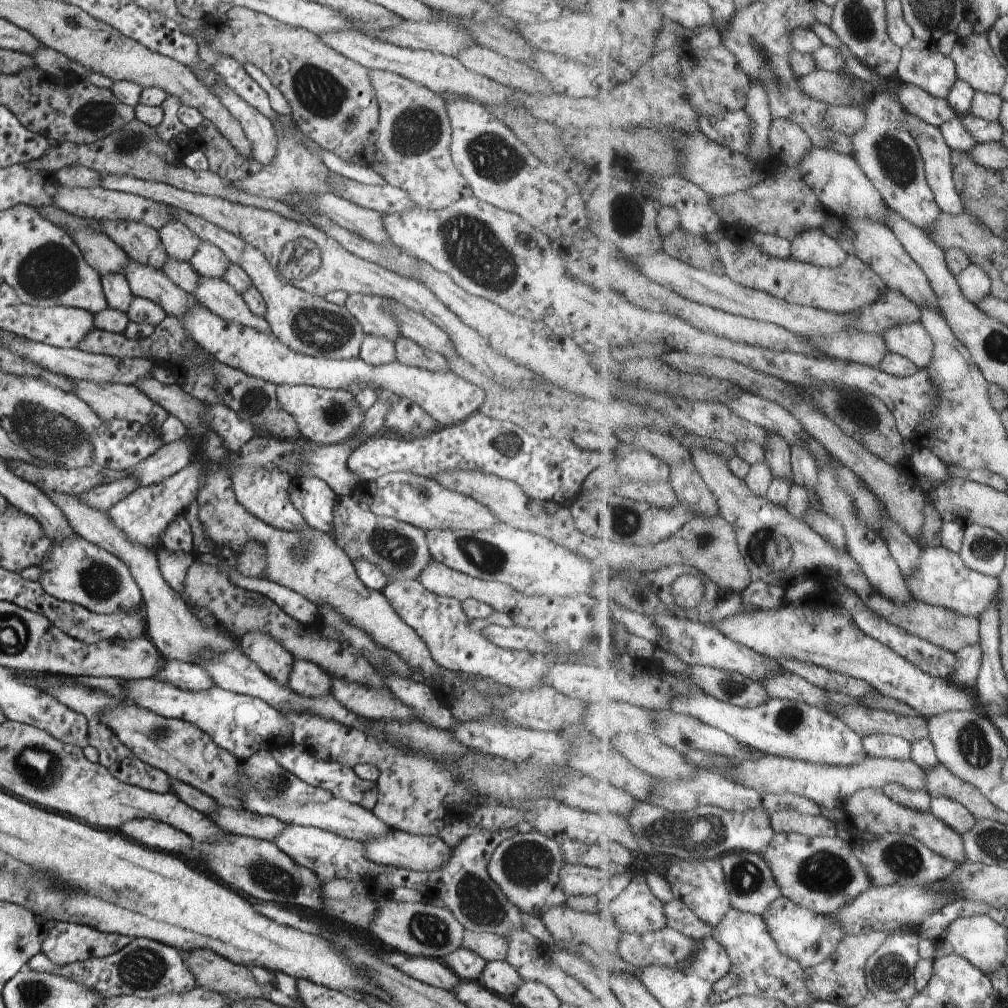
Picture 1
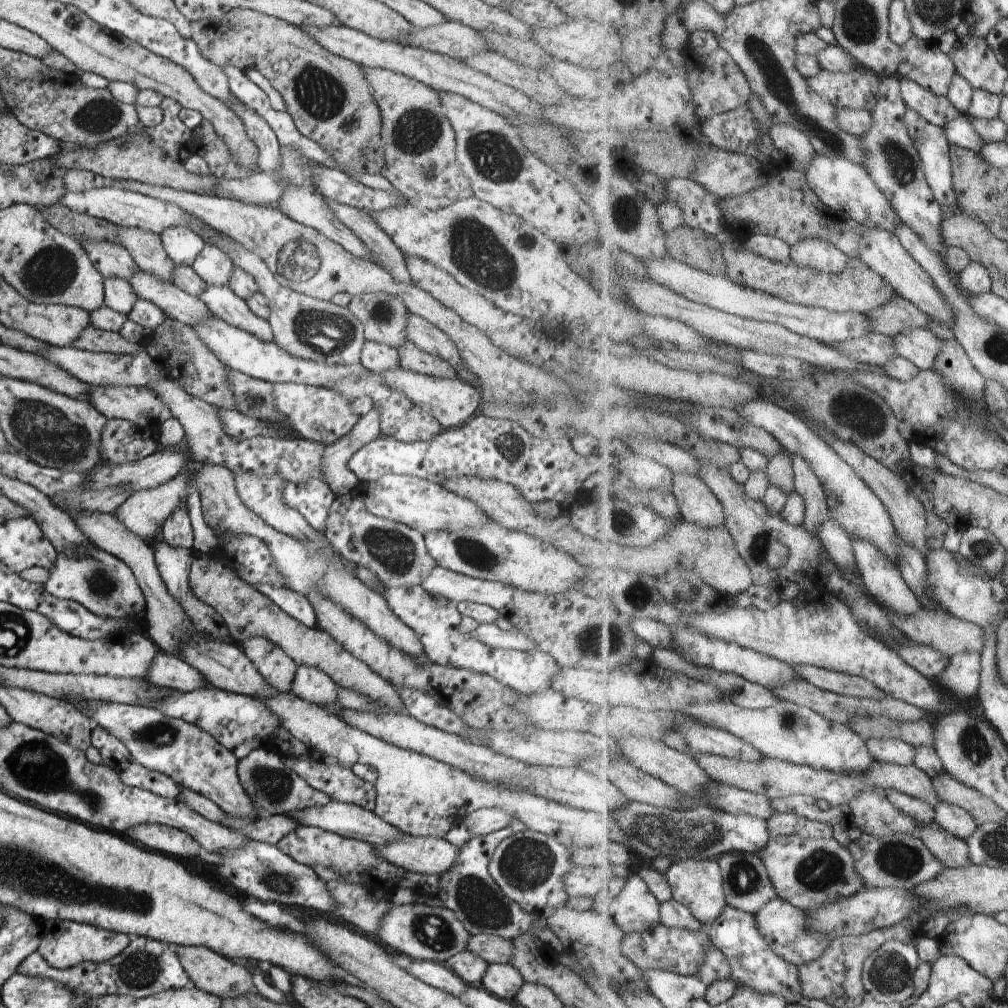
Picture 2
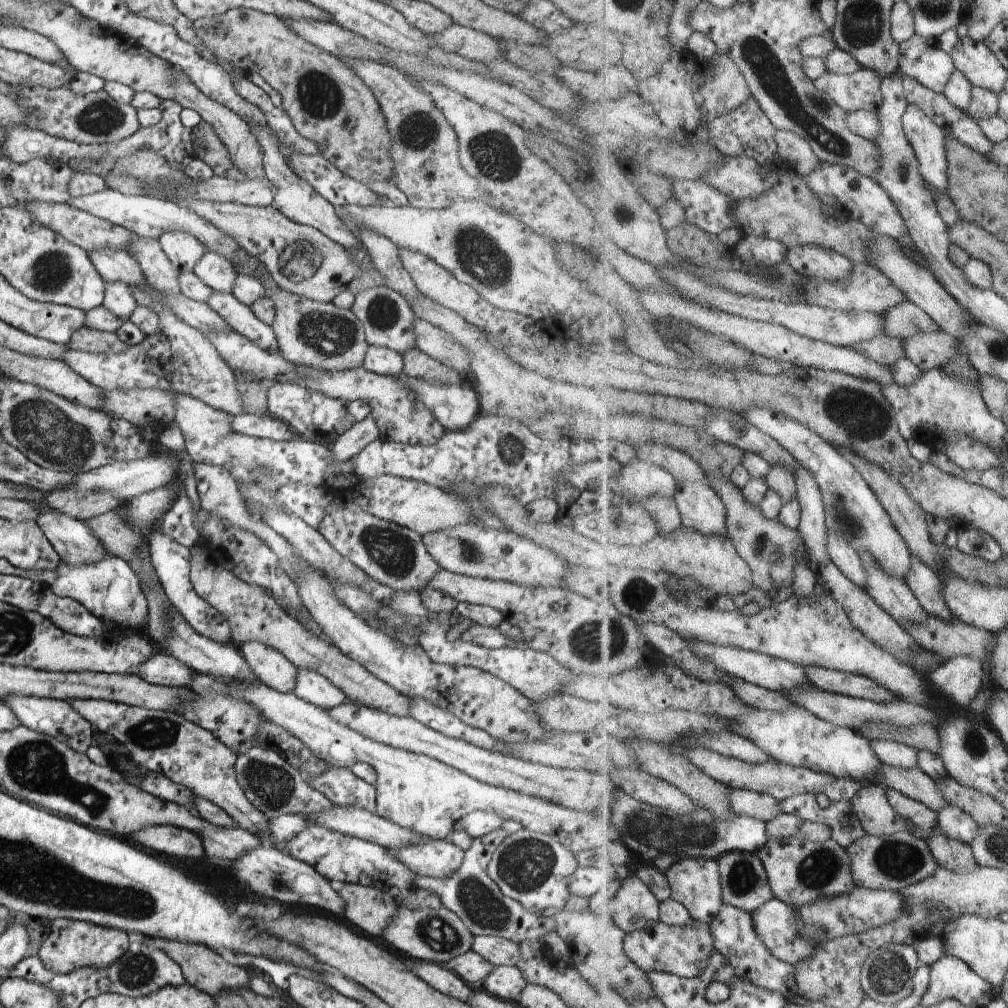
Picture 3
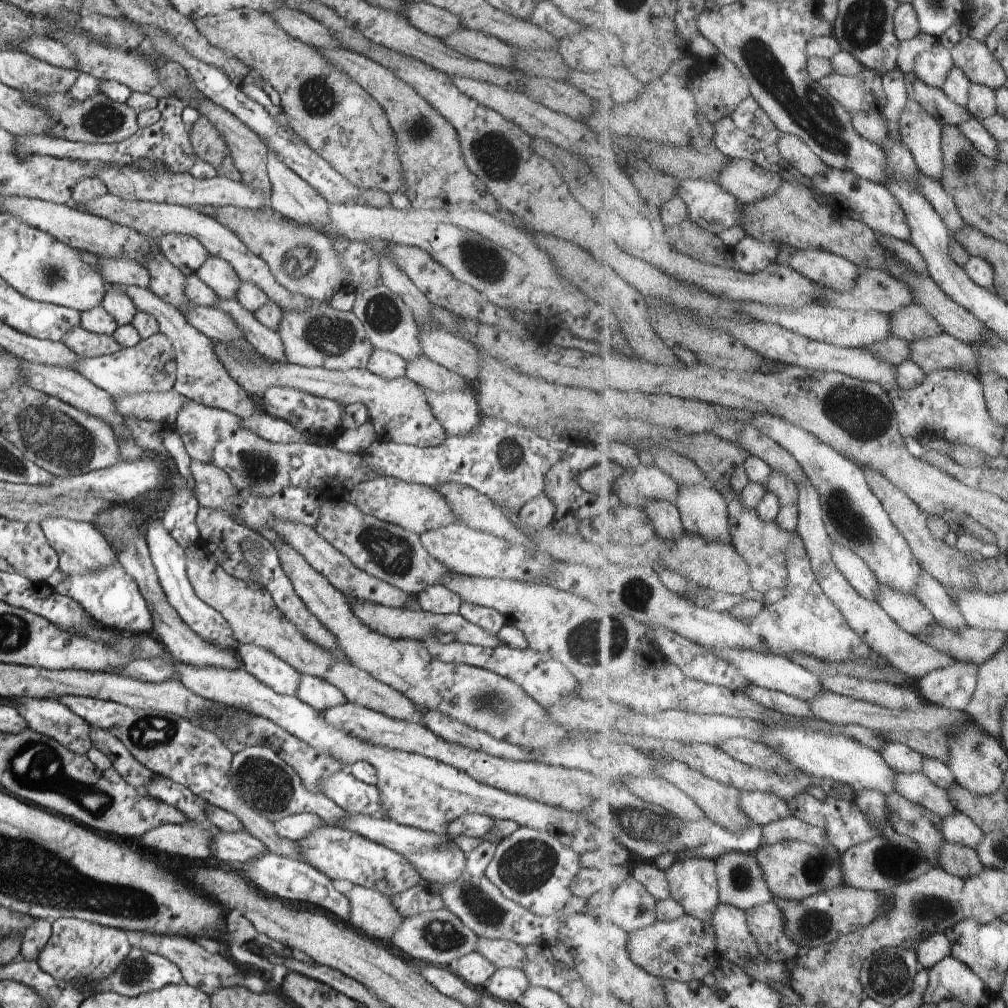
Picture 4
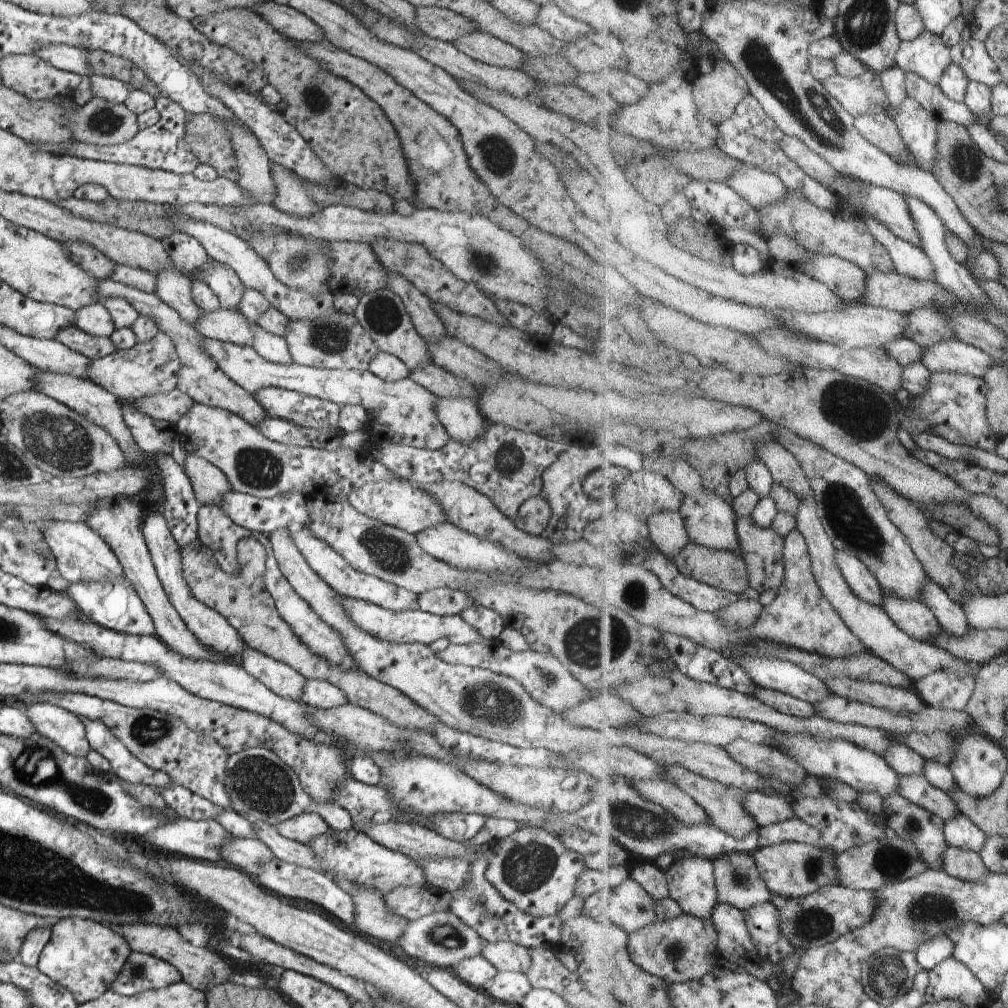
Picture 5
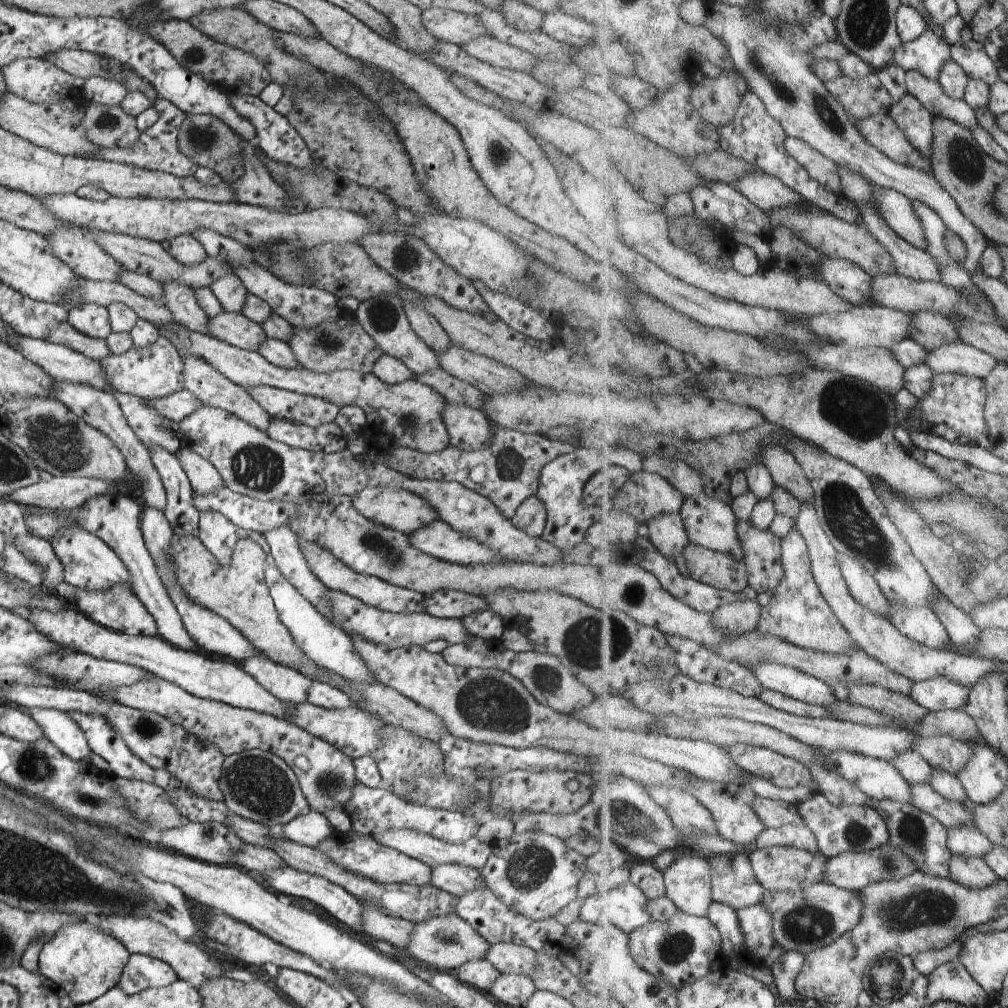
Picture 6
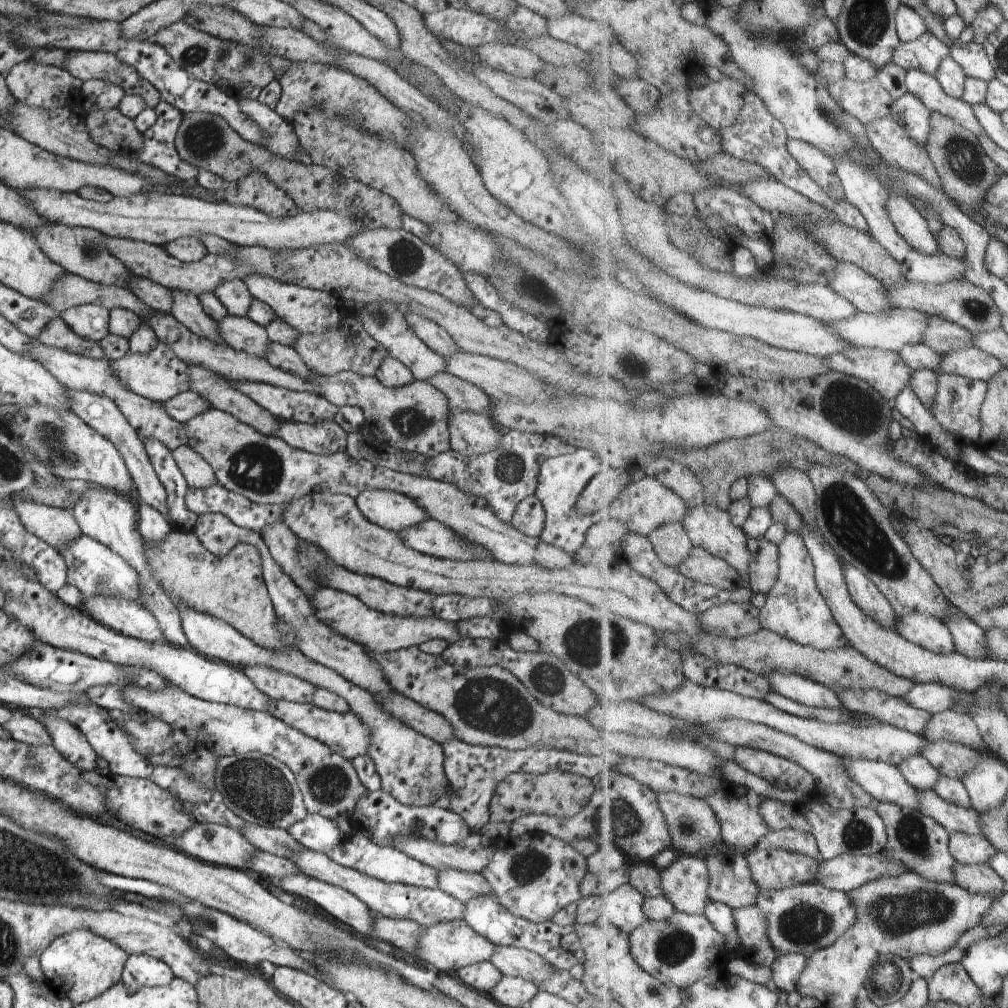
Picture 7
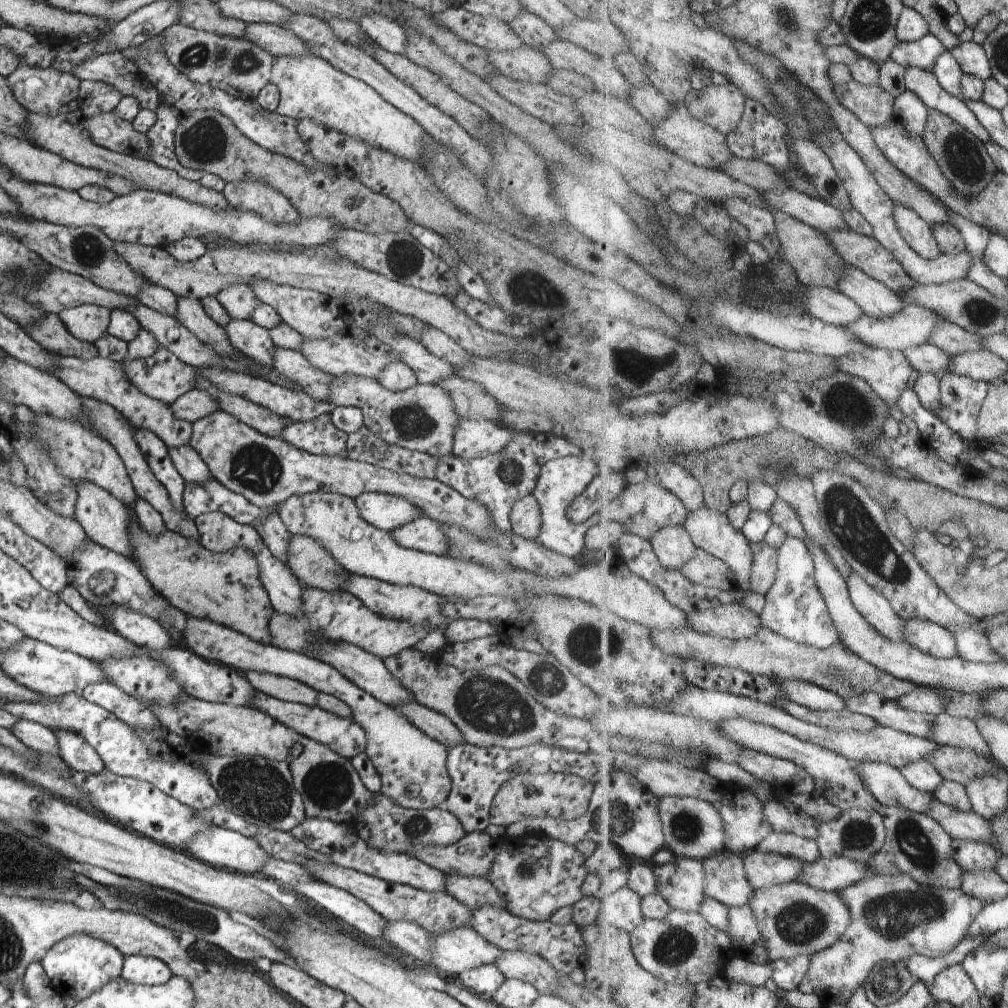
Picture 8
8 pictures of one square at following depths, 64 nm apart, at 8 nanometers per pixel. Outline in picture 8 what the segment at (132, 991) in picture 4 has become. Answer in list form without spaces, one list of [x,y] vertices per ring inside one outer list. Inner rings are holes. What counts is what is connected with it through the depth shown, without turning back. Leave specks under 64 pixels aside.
[[[130,955],[125,957],[121,976],[132,984],[152,986],[166,984],[173,974],[158,958]]]

